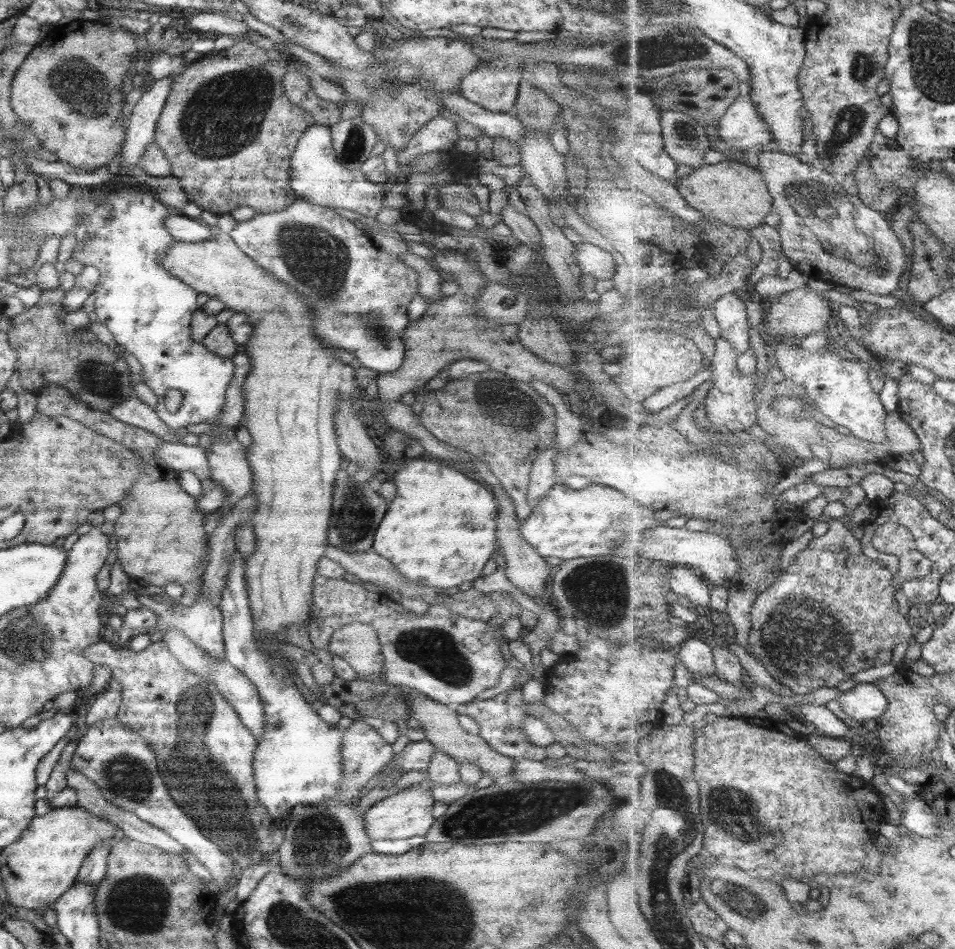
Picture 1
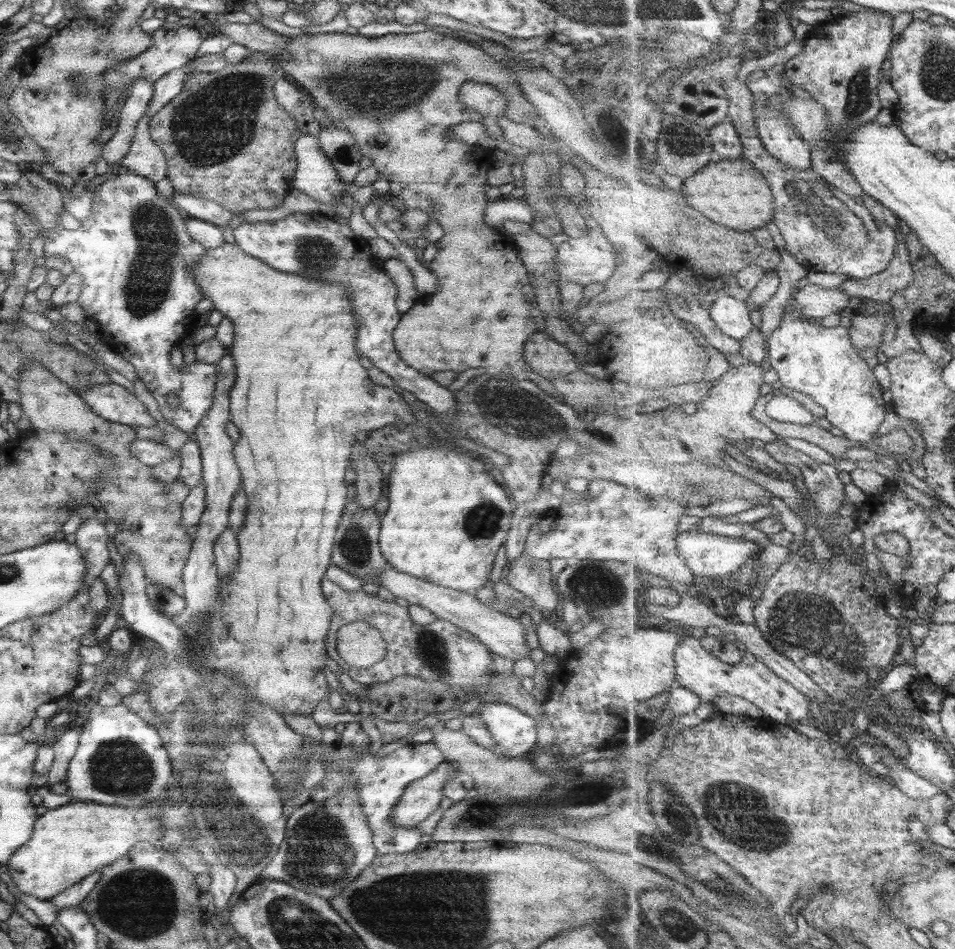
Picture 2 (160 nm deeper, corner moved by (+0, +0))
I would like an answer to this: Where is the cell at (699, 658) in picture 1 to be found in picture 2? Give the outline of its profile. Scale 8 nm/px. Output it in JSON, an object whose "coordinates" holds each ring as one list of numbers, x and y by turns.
{"coordinates":[[688,633,683,636,676,650,677,681,685,688,694,692,702,702,714,702,718,696,732,694,746,698,762,708,768,719,782,725,787,720,803,722,809,718,809,704,812,696,795,688,788,680,781,678,774,670,771,670,763,660,752,652,745,651,742,661,737,664,729,664,711,654,697,638]]}

